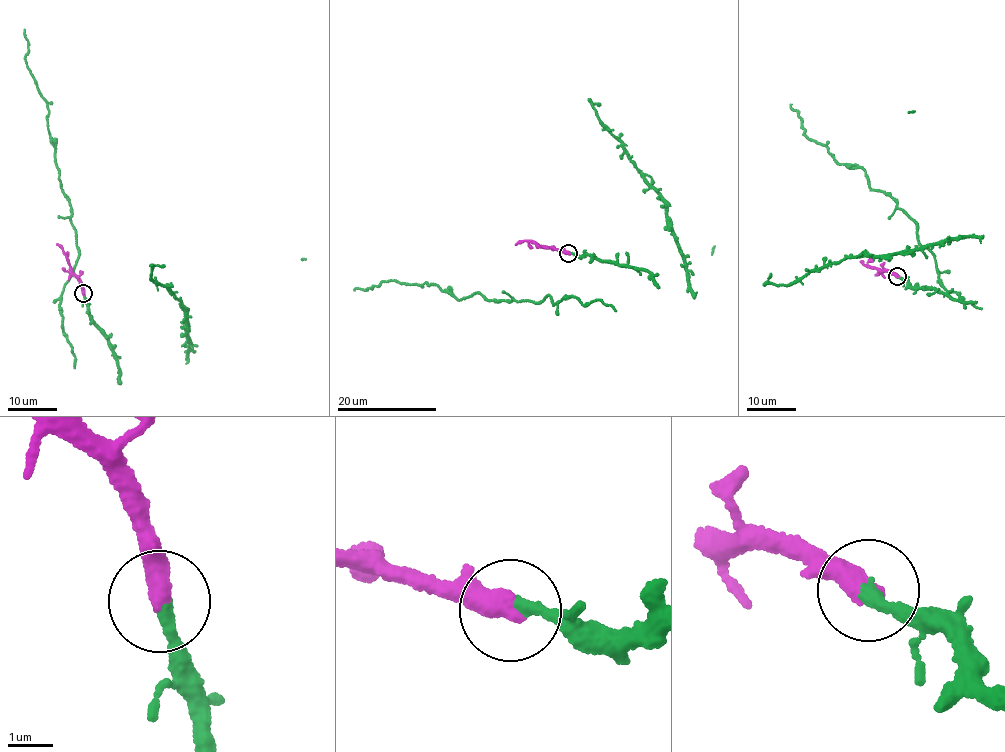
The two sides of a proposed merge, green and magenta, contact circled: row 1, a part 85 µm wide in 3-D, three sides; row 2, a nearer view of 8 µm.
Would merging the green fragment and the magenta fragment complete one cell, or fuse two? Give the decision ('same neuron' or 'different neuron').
same neuron

